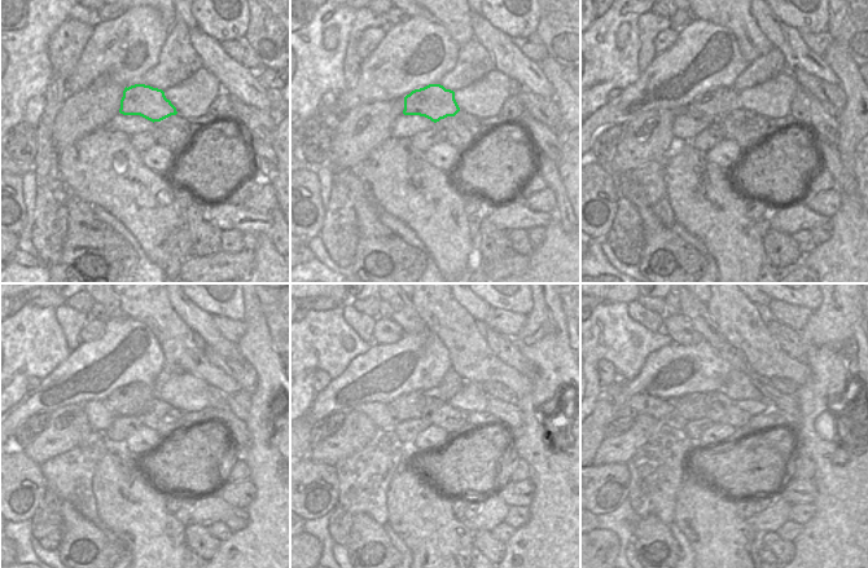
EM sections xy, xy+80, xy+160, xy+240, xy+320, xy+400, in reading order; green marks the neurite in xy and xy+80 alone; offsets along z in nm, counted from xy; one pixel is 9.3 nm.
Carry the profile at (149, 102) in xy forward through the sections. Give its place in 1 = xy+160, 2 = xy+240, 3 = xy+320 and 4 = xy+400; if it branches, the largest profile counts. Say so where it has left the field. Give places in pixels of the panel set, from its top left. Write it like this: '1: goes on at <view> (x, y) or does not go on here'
1: goes on at xy+160 (713, 106)
2: goes on at xy+240 (127, 400)
3: goes on at xy+320 (411, 405)
4: goes on at xy+400 (692, 406)

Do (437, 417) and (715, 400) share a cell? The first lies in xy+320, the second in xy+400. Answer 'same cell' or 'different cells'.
same cell

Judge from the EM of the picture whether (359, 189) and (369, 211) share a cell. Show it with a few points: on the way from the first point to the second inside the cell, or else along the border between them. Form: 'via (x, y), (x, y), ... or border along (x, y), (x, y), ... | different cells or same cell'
via (359, 194), (359, 201), (364, 206) | same cell

